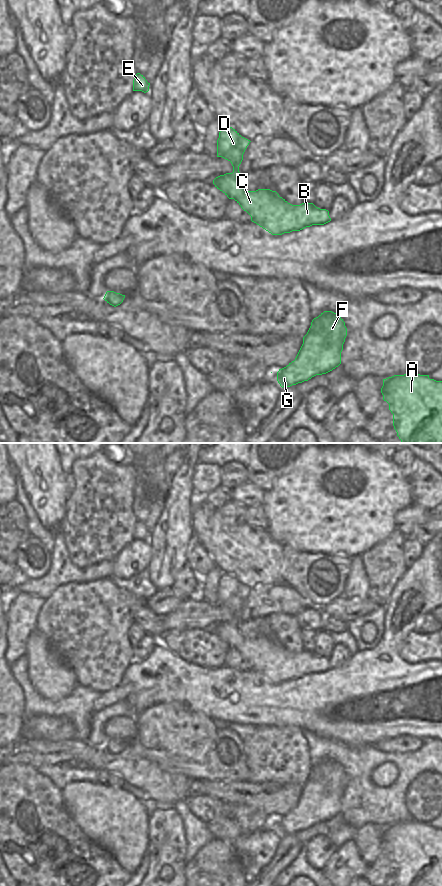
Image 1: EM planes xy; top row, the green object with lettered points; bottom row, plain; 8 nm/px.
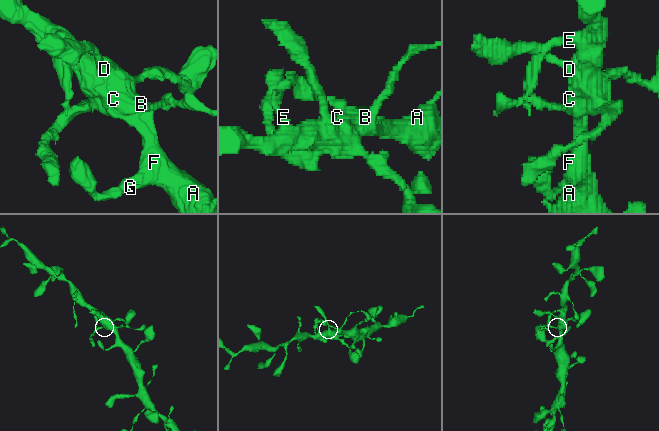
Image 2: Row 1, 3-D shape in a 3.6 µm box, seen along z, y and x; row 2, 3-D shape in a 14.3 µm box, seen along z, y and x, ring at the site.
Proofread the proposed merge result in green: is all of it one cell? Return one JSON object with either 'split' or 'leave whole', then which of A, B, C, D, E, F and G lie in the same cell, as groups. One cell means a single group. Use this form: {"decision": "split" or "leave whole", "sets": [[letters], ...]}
{"decision": "leave whole", "sets": [["A", "B", "C", "D", "E", "F", "G"]]}

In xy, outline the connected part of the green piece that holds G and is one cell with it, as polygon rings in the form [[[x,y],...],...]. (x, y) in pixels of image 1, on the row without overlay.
[[[324,759],[314,766],[295,808],[277,820],[280,834],[290,835],[338,815],[346,784],[345,770],[336,761]]]

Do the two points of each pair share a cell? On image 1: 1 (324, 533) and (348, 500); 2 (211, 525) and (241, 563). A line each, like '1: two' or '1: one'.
1: one
2: one

